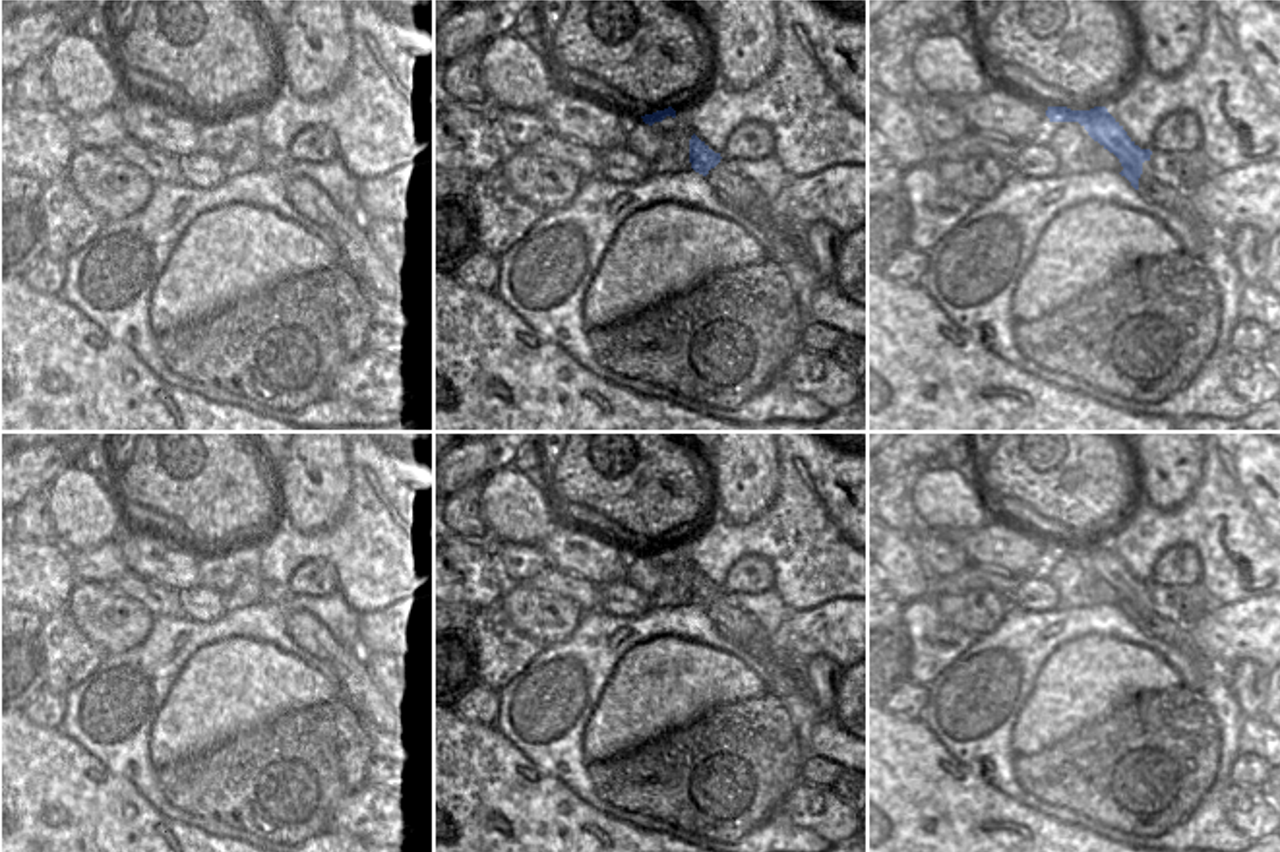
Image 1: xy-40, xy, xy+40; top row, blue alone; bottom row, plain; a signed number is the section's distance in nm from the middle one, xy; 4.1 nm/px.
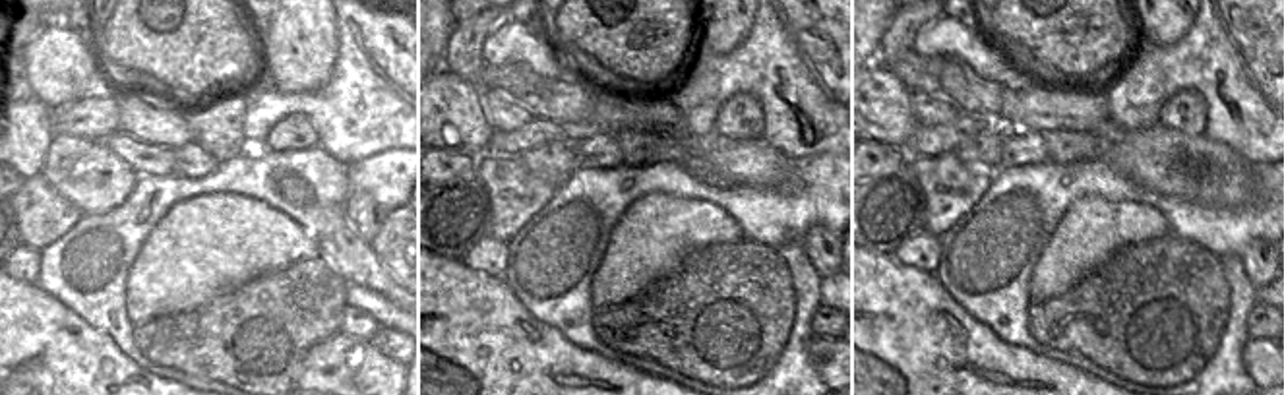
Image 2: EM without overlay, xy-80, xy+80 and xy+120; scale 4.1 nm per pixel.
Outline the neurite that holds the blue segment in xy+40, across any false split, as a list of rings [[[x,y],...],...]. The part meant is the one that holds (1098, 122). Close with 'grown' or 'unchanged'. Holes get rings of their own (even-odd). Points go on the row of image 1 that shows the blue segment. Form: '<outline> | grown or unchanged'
[[[1048,106],[1046,116],[1050,122],[1079,122],[1094,141],[1119,159],[1123,167],[1119,174],[1125,176],[1141,196],[1173,215],[1187,221],[1193,219],[1189,192],[1179,192],[1154,174],[1150,163],[1152,151],[1141,149],[1106,106],[1094,106],[1090,110]]] | grown

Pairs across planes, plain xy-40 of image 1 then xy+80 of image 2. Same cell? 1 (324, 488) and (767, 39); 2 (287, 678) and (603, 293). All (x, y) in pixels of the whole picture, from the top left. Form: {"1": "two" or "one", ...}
{"1": "two", "2": "one"}

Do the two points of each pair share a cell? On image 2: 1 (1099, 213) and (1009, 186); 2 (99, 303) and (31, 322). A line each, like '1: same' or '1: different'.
1: different
2: different

